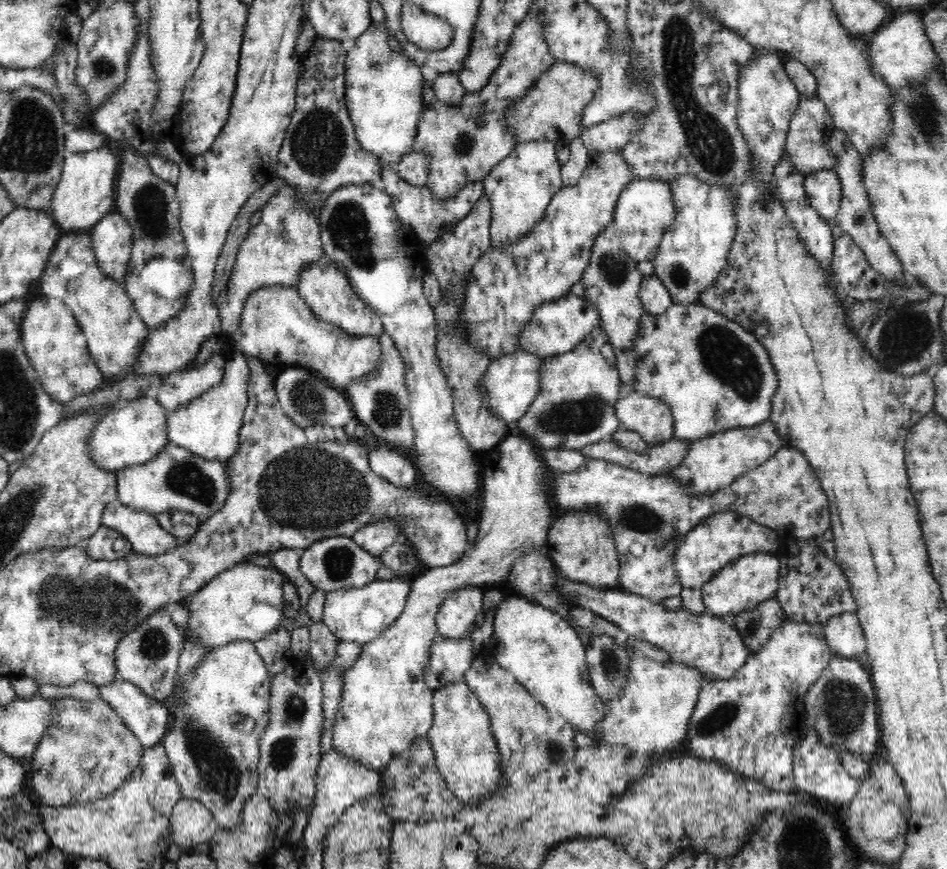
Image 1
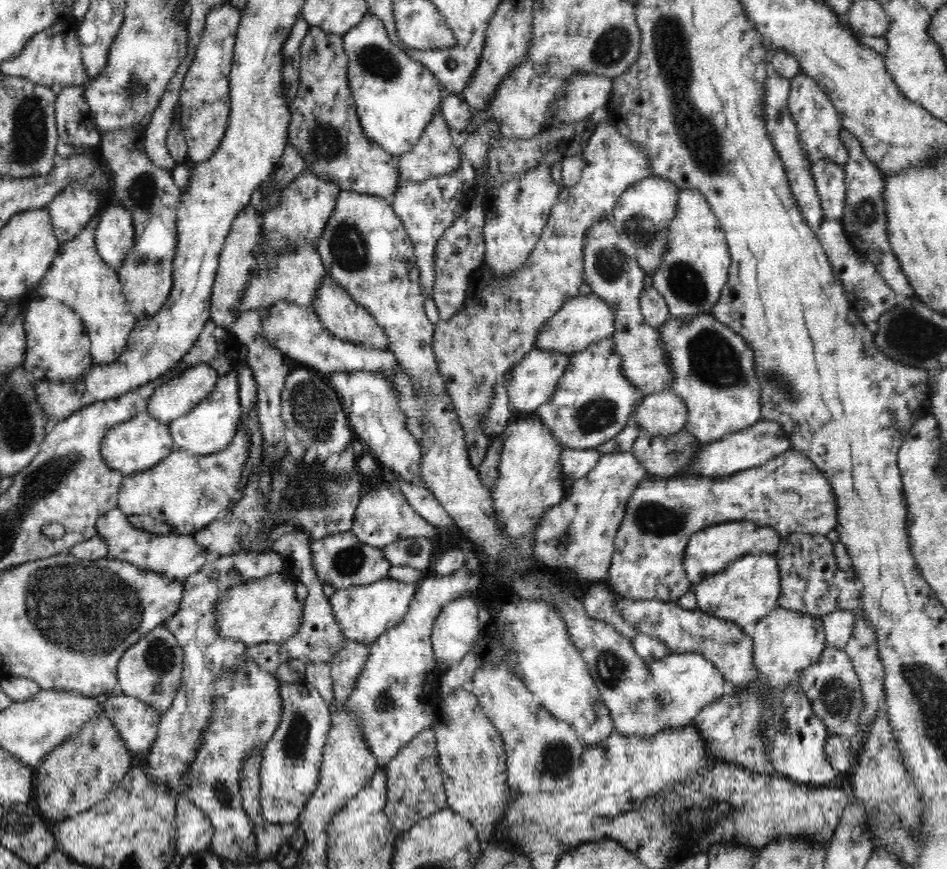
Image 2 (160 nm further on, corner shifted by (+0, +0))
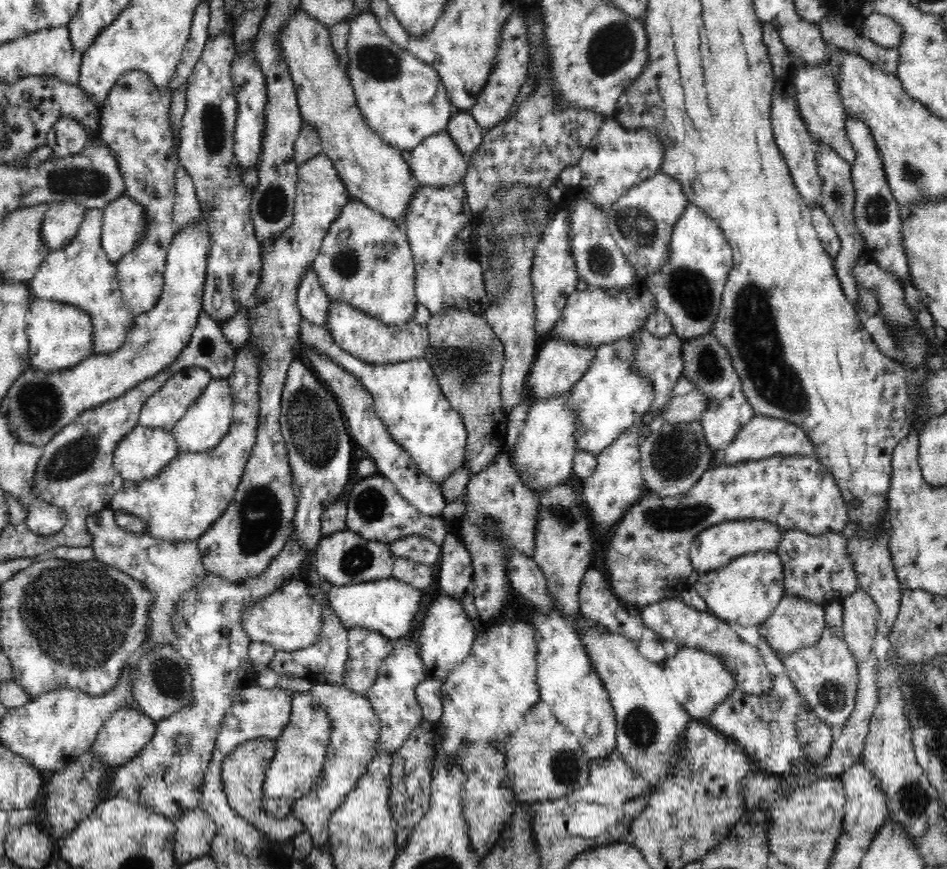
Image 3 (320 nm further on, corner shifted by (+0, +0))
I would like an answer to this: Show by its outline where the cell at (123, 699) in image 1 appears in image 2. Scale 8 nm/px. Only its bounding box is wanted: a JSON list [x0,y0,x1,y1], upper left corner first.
[103,693,161,757]

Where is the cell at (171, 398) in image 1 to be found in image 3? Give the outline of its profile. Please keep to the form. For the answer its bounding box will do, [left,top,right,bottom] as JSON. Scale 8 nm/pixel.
[139,367,211,432]

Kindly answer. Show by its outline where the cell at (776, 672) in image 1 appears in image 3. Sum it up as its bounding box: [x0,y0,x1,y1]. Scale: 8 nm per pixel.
[759,594,827,655]

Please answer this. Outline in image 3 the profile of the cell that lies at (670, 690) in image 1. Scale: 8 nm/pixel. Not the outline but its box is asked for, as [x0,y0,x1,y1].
[663,646,738,721]

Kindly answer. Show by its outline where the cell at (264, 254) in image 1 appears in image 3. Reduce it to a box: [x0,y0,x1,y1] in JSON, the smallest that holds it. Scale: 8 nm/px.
[297,271,331,326]

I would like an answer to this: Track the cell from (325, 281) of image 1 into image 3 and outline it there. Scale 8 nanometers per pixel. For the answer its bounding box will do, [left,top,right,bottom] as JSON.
[326,302,429,365]

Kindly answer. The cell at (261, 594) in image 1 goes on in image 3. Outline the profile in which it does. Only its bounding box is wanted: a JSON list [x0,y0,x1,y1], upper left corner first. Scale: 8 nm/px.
[244,579,324,652]

